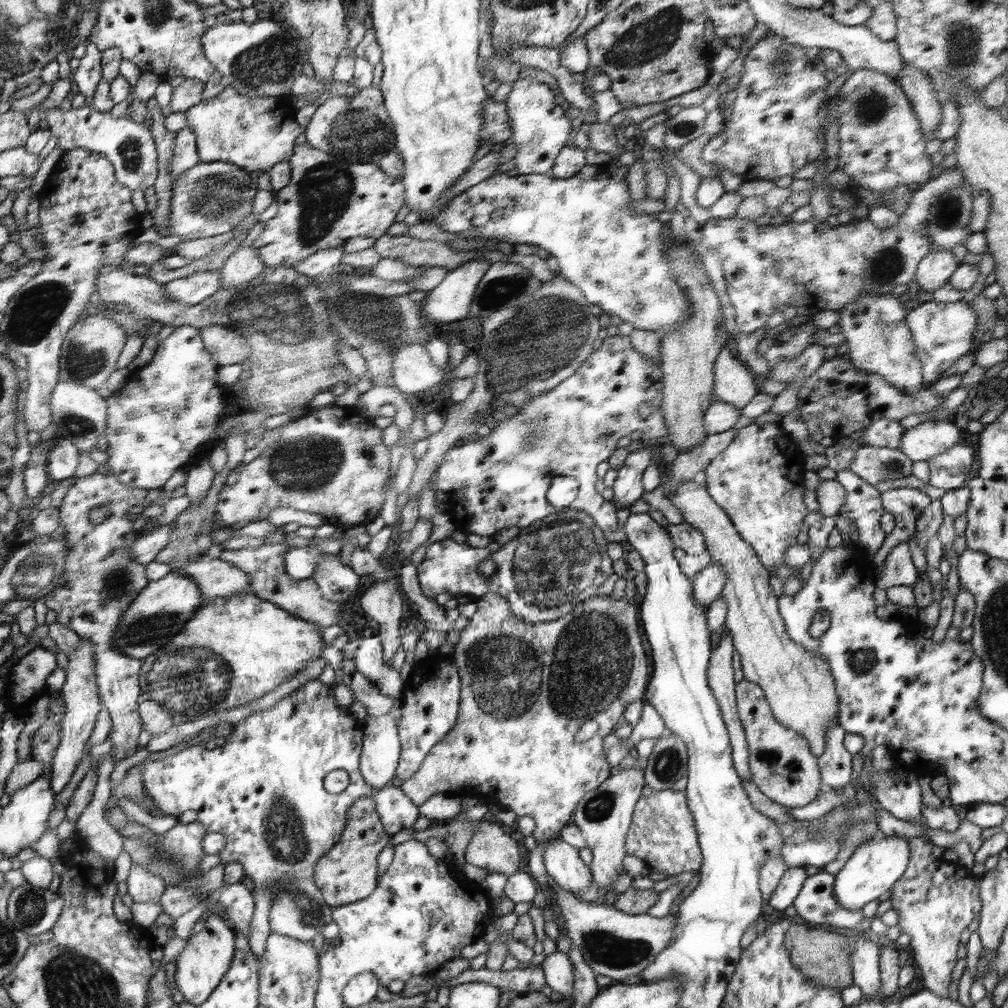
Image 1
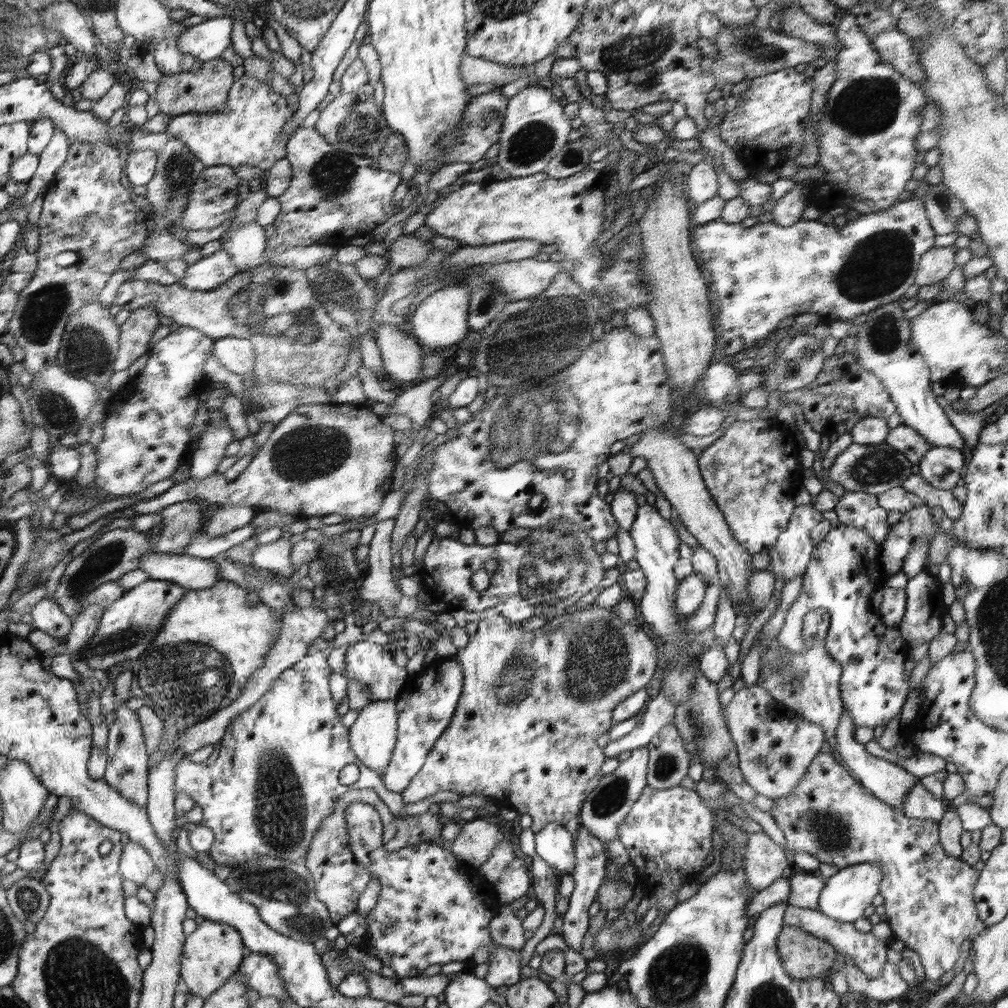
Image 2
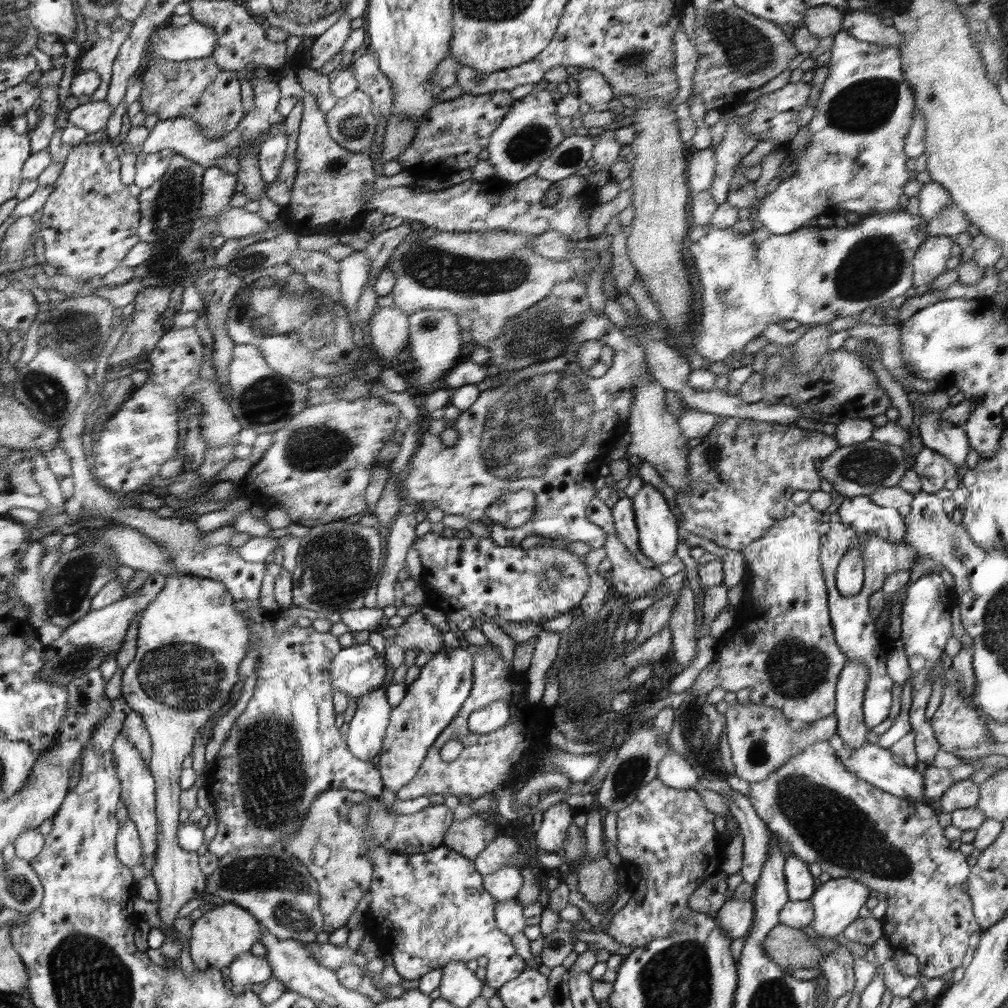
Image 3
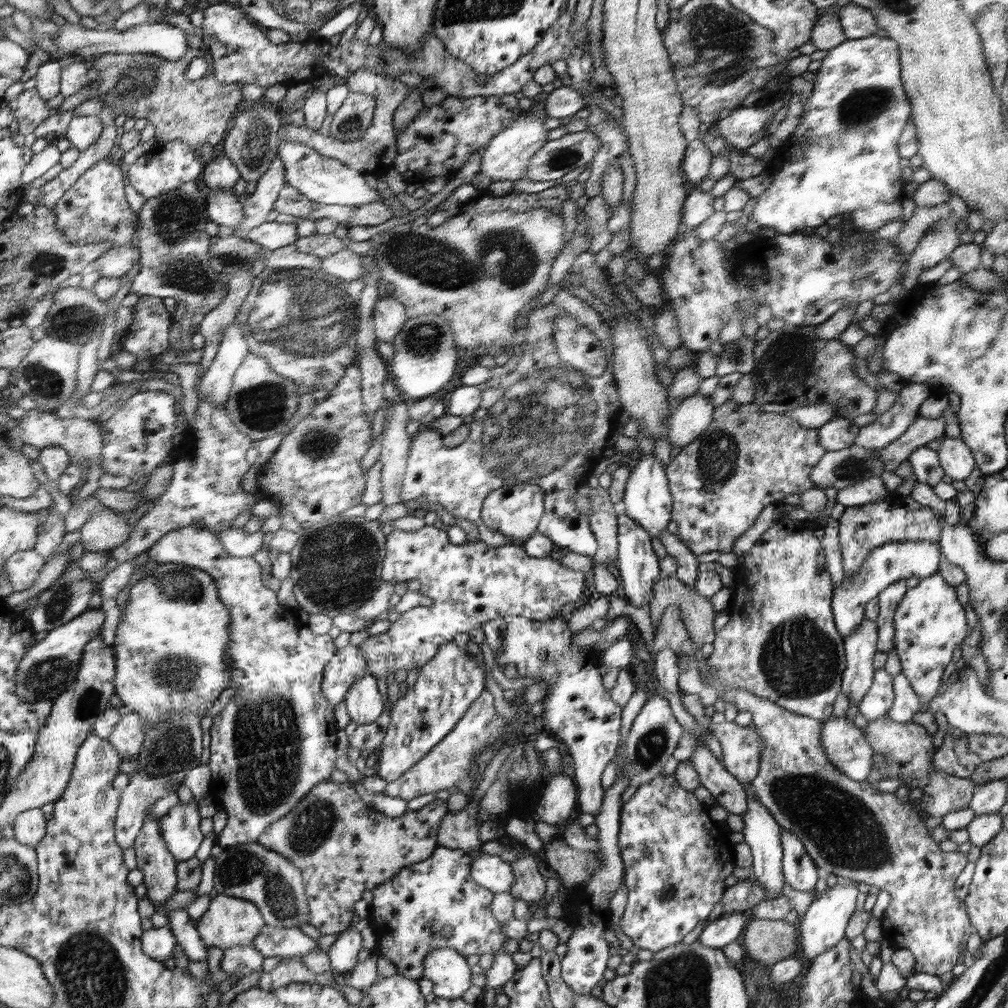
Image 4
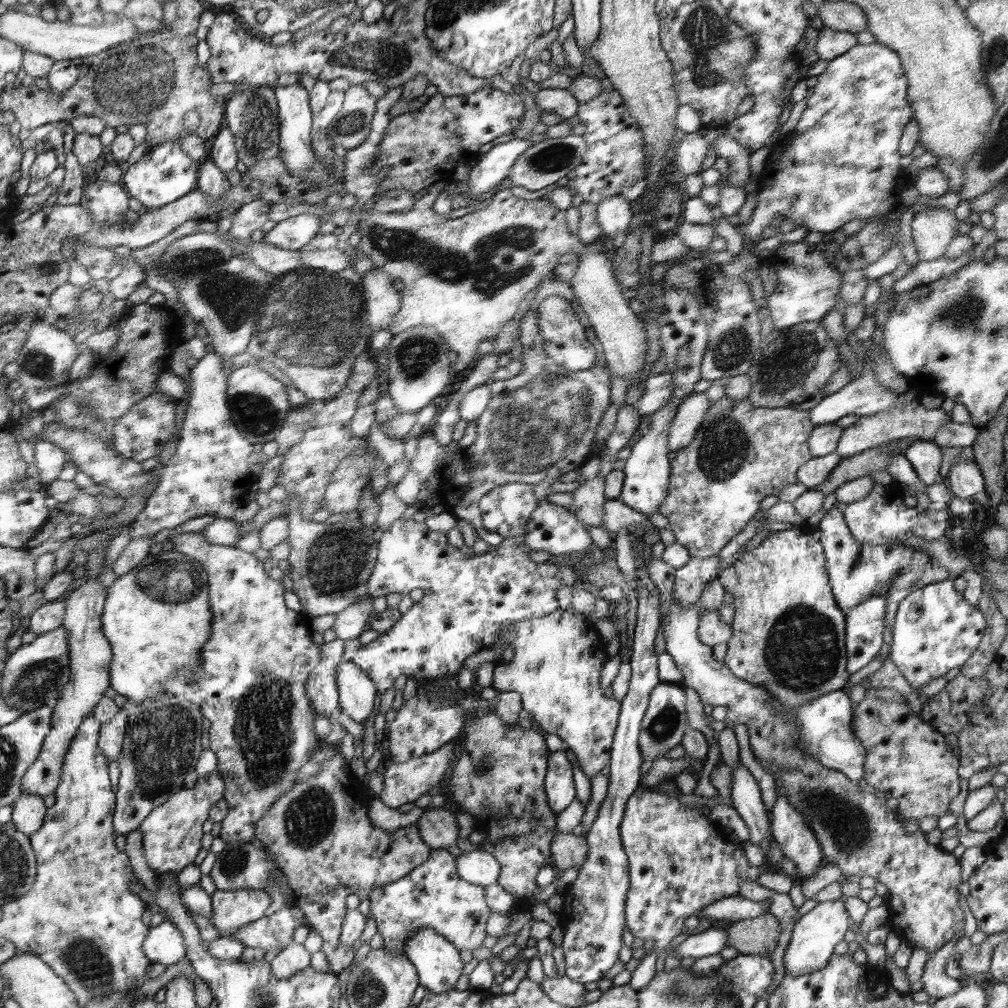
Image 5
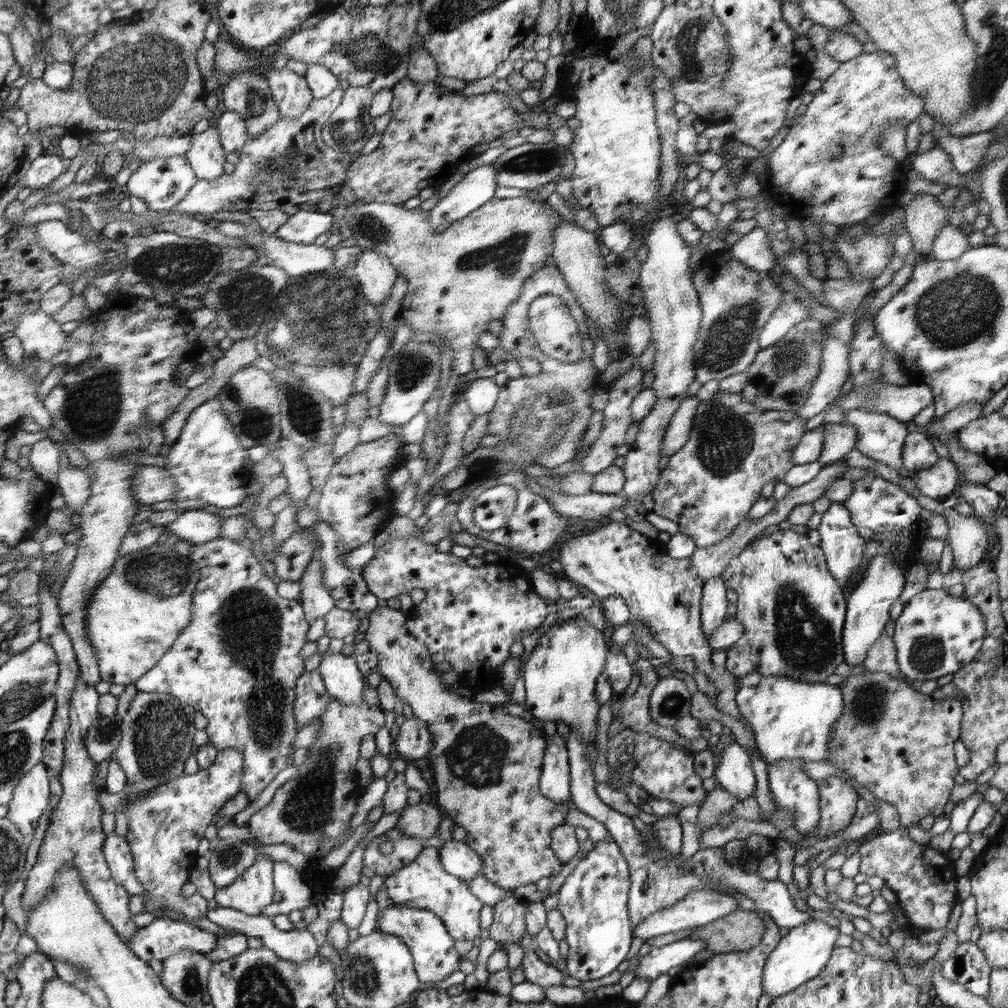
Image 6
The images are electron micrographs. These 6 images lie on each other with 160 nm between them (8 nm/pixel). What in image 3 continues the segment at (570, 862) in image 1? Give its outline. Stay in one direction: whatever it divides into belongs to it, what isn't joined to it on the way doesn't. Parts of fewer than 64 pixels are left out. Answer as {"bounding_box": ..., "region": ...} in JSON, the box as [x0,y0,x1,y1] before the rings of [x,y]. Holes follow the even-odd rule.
{"bounding_box":[536,801,576,854],"region":[[[559,801],[543,812],[540,830],[536,832],[536,845],[541,851],[561,854],[568,826],[576,812],[566,801]]]}

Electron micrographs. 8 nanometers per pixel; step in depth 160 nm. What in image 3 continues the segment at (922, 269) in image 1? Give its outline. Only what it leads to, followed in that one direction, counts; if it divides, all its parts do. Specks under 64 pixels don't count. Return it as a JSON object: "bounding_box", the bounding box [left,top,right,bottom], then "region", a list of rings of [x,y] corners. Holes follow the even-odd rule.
{"bounding_box":[913,235,954,285],"region":[[[930,235],[919,246],[913,260],[913,285],[933,282],[947,270],[946,262],[952,256],[954,237]]]}

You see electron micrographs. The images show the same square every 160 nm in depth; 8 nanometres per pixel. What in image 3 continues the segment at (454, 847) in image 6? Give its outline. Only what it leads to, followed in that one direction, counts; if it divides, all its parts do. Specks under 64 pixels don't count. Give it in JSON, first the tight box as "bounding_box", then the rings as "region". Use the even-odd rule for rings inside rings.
{"bounding_box":[482,867,522,902],"region":[[[504,867],[482,878],[483,888],[497,902],[516,899],[522,889],[522,874],[519,867]]]}

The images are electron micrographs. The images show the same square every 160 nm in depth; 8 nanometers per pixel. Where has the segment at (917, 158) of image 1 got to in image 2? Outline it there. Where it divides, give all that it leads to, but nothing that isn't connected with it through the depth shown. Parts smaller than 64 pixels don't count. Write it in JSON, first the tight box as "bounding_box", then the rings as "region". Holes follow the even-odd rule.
{"bounding_box":[773,14,928,227],"region":[[[852,14],[840,18],[836,29],[841,50],[835,59],[837,79],[828,93],[828,103],[820,121],[822,135],[819,140],[819,160],[816,166],[826,170],[826,176],[819,179],[795,182],[795,185],[774,204],[773,221],[789,227],[802,220],[807,204],[824,200],[822,210],[842,206],[857,210],[861,215],[886,210],[898,202],[898,194],[904,192],[905,183],[912,178],[916,168],[916,139],[923,121],[923,108],[928,98],[920,84],[906,80],[891,64],[882,62],[880,53],[872,49],[871,40],[862,32]]]}

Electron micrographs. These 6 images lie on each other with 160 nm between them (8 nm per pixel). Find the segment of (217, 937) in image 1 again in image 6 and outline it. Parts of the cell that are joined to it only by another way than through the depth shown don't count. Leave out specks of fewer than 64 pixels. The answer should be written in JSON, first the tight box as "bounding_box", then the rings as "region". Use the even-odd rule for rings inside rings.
{"bounding_box":[214,855,276,916],"region":[[[266,855],[259,856],[254,865],[239,875],[232,884],[220,887],[214,896],[214,900],[218,903],[218,907],[230,908],[248,916],[259,916],[267,906],[274,903],[276,886],[274,886],[273,878],[274,860]]]}

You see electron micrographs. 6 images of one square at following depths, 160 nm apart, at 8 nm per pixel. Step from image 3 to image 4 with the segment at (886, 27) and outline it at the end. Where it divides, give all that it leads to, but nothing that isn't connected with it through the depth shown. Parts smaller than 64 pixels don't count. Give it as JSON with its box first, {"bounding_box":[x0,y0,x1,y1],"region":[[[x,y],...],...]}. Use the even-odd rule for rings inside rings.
{"bounding_box":[838,2,879,40],"region":[[[852,2],[841,8],[838,20],[850,40],[872,36],[879,31],[873,15],[866,8],[861,8]]]}

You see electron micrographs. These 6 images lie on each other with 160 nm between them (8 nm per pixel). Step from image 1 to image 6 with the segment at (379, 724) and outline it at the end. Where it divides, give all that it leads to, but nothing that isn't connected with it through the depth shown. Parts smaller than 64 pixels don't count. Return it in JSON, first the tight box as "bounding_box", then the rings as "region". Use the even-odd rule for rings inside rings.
{"bounding_box":[317,653,364,704],"region":[[[324,653],[317,668],[326,690],[342,704],[360,704],[364,700],[364,673],[358,670],[355,658],[344,653]]]}

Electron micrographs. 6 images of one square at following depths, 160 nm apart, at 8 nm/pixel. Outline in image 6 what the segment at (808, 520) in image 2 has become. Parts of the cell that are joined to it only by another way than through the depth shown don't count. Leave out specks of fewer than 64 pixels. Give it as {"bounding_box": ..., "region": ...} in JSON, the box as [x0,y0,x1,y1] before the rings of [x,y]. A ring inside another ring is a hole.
{"bounding_box":[721,529,848,684],"region":[[[790,529],[762,535],[755,543],[750,542],[738,556],[731,558],[721,577],[727,588],[738,595],[736,619],[744,628],[744,636],[726,650],[725,667],[734,676],[759,672],[762,676],[787,676],[810,684],[826,683],[826,678],[845,661],[841,635],[848,598],[830,574],[822,547],[812,545],[807,535]]]}

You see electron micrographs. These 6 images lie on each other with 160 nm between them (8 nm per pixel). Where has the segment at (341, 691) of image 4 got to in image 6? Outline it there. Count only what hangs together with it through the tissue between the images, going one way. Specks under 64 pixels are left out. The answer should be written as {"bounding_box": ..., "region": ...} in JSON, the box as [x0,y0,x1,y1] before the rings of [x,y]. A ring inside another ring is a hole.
{"bounding_box":[295,669,333,728],"region":[[[317,669],[306,672],[297,680],[295,692],[295,717],[300,728],[310,724],[314,718],[320,717],[327,709],[329,701],[333,699]]]}

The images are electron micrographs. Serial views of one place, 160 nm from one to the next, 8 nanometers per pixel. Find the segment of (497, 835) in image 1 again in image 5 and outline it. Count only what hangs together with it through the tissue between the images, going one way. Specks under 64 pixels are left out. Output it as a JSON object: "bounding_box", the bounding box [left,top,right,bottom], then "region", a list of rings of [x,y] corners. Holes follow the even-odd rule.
{"bounding_box":[414,807,459,850],"region":[[[429,807],[414,825],[431,850],[440,848],[456,850],[459,828],[453,810]]]}

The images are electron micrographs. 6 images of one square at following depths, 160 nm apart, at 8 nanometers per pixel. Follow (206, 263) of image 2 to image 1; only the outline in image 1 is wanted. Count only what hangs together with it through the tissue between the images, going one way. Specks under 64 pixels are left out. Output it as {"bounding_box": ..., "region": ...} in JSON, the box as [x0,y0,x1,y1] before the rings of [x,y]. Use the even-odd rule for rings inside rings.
{"bounding_box":[163,271,221,306],"region":[[[221,271],[195,272],[163,285],[163,293],[169,300],[182,306],[194,306],[221,290]]]}

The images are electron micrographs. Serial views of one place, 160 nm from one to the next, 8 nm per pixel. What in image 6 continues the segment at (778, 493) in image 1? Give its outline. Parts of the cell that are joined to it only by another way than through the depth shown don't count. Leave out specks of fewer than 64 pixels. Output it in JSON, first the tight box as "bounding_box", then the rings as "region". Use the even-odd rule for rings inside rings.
{"bounding_box":[651,391,805,548],"region":[[[719,391],[710,400],[700,401],[698,404],[696,415],[694,415],[694,423],[692,431],[690,432],[690,439],[686,444],[670,457],[670,461],[666,464],[665,468],[661,469],[661,475],[658,479],[658,485],[654,487],[652,491],[652,497],[654,498],[654,508],[651,512],[654,512],[672,522],[677,522],[679,526],[679,533],[689,536],[696,543],[697,548],[706,548],[708,546],[714,546],[720,544],[723,540],[726,540],[734,531],[735,528],[747,519],[748,512],[753,508],[754,504],[762,497],[762,489],[764,485],[773,480],[782,482],[785,474],[794,468],[793,463],[793,450],[800,443],[802,436],[805,434],[804,425],[805,420],[800,420],[796,416],[794,411],[776,411],[773,409],[766,410],[756,407],[749,401],[744,400],[744,396],[741,393],[722,393]]]}

